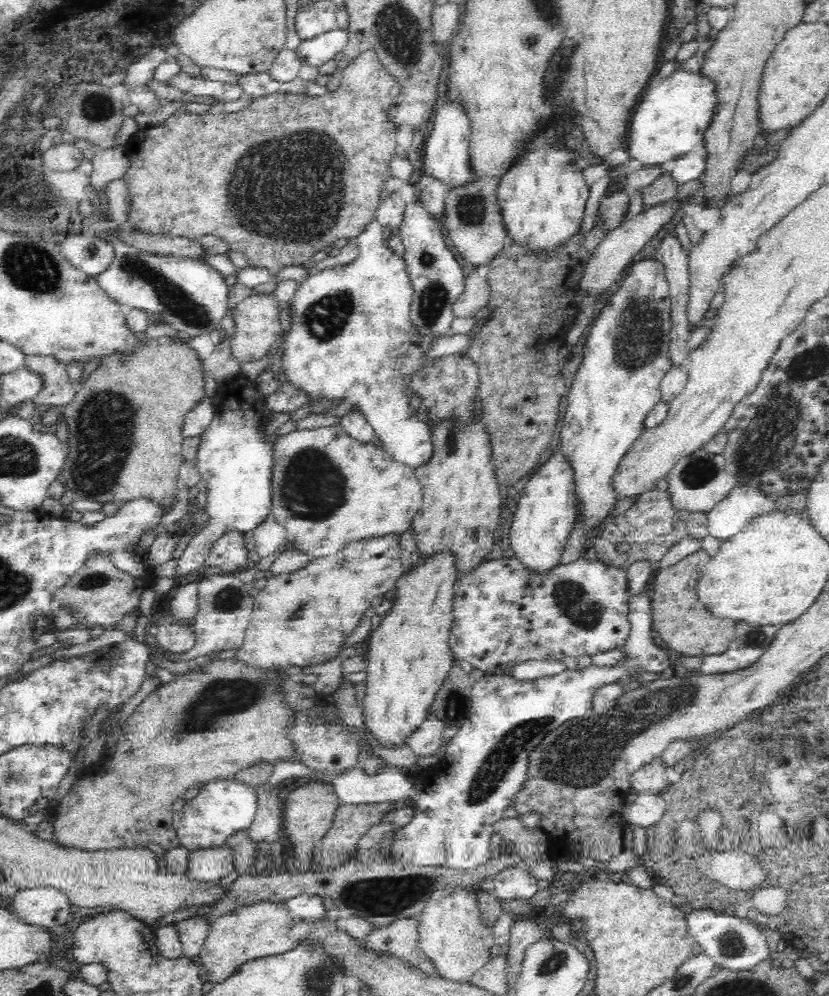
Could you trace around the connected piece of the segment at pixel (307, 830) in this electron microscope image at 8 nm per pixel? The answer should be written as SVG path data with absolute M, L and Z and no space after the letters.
M309 782L306 786L297 787L282 795L284 820L281 821L282 830L294 846L294 856L298 862L310 861L313 857L313 846L320 841L332 827L336 806L340 803L332 786L322 782Z

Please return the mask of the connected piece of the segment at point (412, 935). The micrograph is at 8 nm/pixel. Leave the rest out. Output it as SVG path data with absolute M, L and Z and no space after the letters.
M401 918L389 925L375 927L372 934L364 941L368 949L375 949L376 952L382 953L391 952L431 975L435 967L419 947L417 926L418 919Z

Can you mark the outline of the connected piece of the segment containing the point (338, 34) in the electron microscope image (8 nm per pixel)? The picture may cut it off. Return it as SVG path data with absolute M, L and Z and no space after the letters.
M335 29L319 34L314 38L303 40L296 48L296 54L302 64L320 68L322 64L332 60L342 51L347 42L347 31Z

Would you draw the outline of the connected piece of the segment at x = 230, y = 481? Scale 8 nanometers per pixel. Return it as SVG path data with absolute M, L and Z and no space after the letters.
M241 370L230 381L218 383L214 396L208 400L212 403L213 419L200 435L194 460L194 467L206 486L206 503L200 525L177 559L176 575L206 566L218 540L231 532L252 534L273 509L272 475L280 434L276 430L266 432L266 426L272 422L275 409L260 393L256 381L242 376Z

